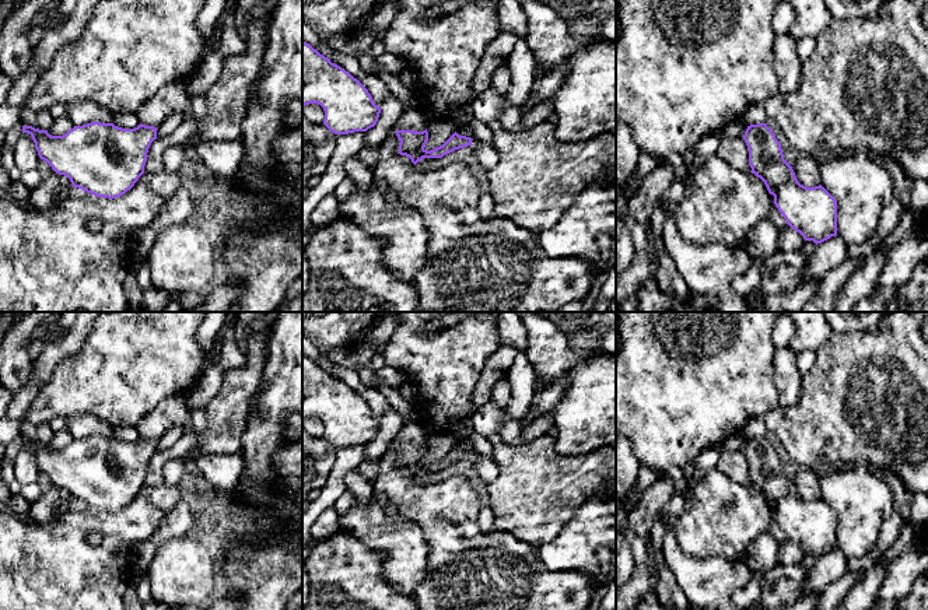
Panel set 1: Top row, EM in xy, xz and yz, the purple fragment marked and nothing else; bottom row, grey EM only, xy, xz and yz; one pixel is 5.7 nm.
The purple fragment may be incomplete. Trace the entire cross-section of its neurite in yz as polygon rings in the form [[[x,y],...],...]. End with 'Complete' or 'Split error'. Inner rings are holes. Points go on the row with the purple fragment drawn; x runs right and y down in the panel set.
[[[766,123],[747,126],[743,140],[752,173],[760,178],[787,224],[816,245],[837,235],[837,201],[822,186],[801,185]]]. Complete

